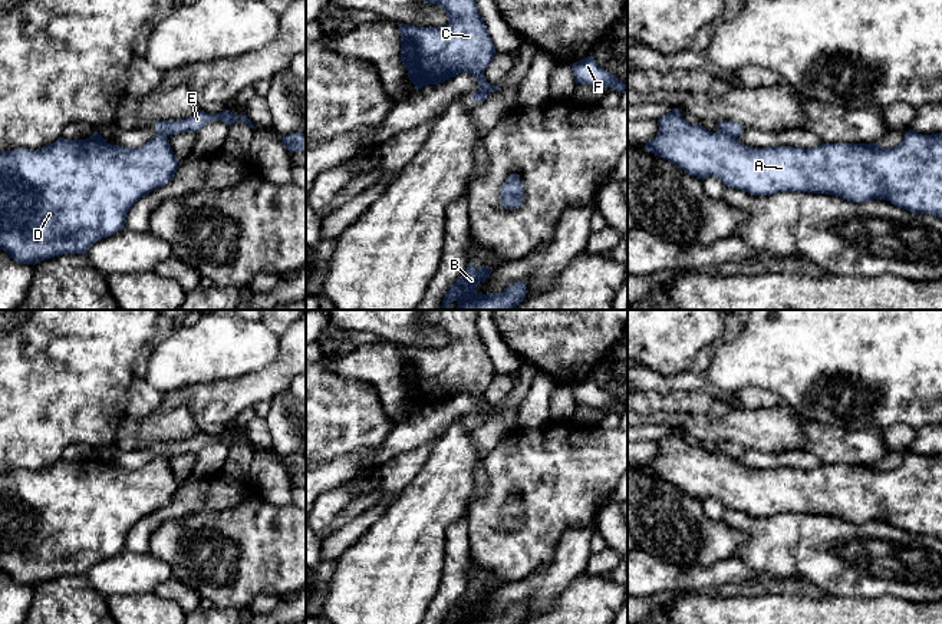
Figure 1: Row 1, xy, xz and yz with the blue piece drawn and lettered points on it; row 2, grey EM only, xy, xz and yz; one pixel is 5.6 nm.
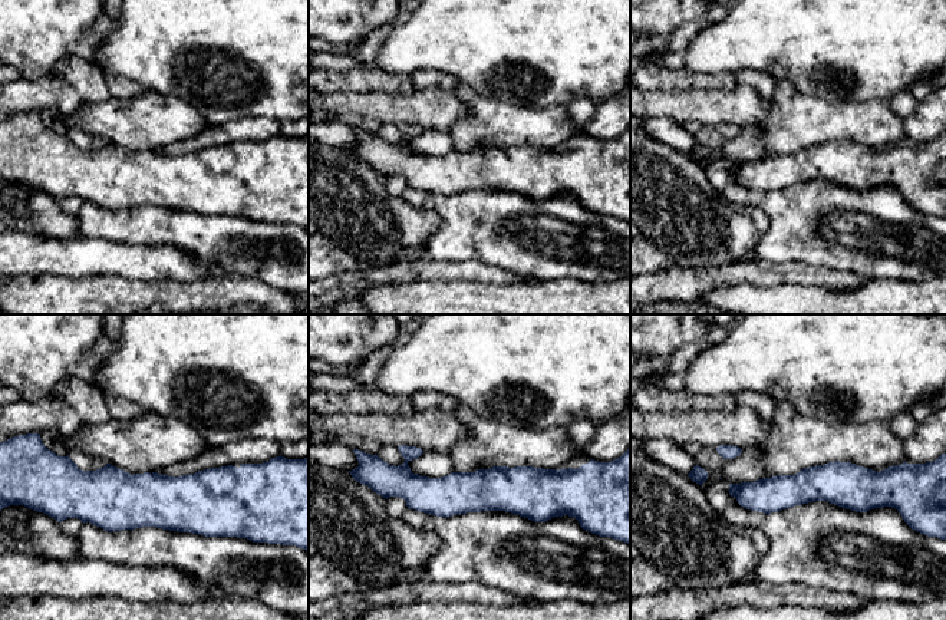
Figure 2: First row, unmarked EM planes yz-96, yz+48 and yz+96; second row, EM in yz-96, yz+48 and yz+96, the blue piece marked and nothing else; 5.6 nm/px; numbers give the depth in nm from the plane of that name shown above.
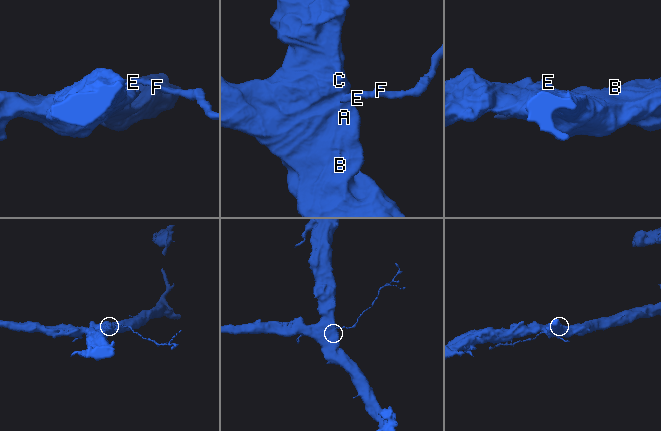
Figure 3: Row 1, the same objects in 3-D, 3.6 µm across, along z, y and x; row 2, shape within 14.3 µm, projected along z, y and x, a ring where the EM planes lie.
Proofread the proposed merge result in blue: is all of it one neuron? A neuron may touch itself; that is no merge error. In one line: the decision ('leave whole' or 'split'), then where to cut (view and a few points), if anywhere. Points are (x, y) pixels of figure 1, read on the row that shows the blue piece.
split; cut in yz along (721, 131), (737, 138)

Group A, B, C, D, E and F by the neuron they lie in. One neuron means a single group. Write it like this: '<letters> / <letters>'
A B C D / E F

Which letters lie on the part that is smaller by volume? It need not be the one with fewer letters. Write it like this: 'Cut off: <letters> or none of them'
Cut off: E, F

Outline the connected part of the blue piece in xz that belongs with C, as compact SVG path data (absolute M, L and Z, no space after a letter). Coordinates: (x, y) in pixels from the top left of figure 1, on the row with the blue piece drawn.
M424 0L441 6L448 24L415 27L398 24L401 32L401 62L415 89L439 85L460 73L470 73L485 89L485 67L497 55L487 26L477 9L477 0Z

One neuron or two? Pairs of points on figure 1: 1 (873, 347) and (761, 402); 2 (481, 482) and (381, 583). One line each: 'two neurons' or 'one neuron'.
1: two neurons
2: two neurons

